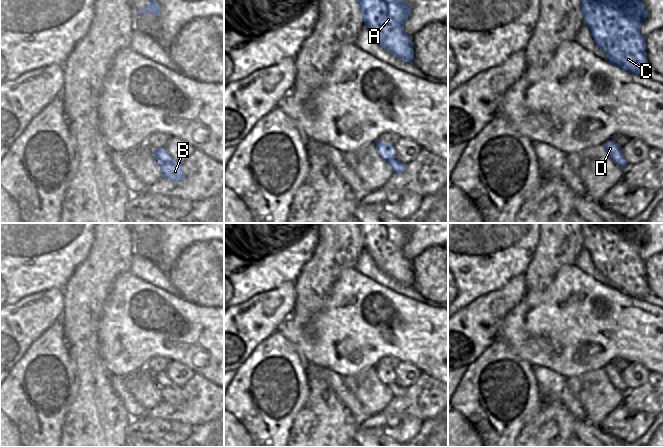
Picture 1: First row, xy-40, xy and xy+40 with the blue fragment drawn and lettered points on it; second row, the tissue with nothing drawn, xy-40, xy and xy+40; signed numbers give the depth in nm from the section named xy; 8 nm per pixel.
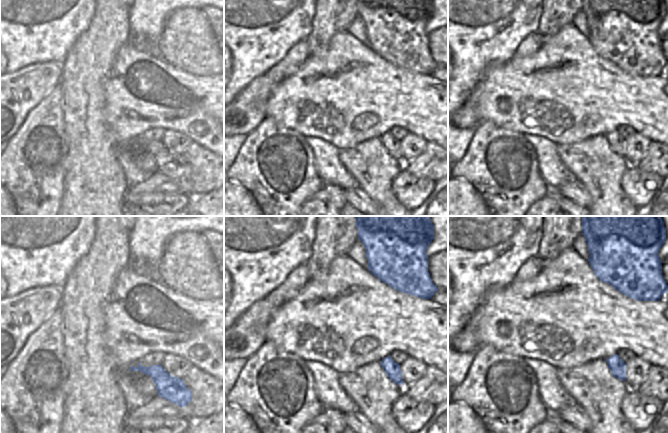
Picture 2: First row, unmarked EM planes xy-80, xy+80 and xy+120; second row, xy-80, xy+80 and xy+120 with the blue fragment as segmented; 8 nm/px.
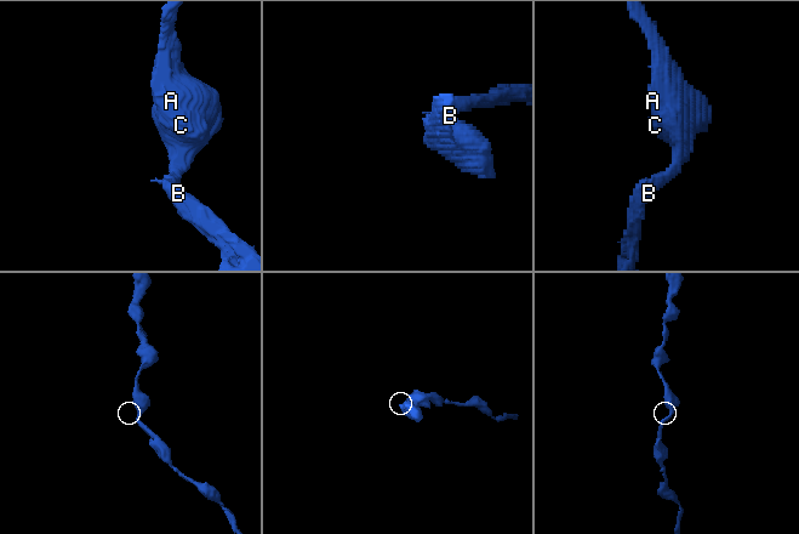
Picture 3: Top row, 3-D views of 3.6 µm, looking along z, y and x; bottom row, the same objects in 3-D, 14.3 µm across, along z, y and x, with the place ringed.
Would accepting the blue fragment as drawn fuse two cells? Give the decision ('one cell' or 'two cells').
one cell

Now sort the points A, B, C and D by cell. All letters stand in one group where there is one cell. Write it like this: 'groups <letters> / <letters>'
groups A B C D

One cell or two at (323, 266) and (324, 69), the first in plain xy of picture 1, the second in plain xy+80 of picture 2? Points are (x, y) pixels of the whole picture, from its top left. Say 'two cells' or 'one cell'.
two cells

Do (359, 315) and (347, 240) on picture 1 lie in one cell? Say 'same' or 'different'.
different

